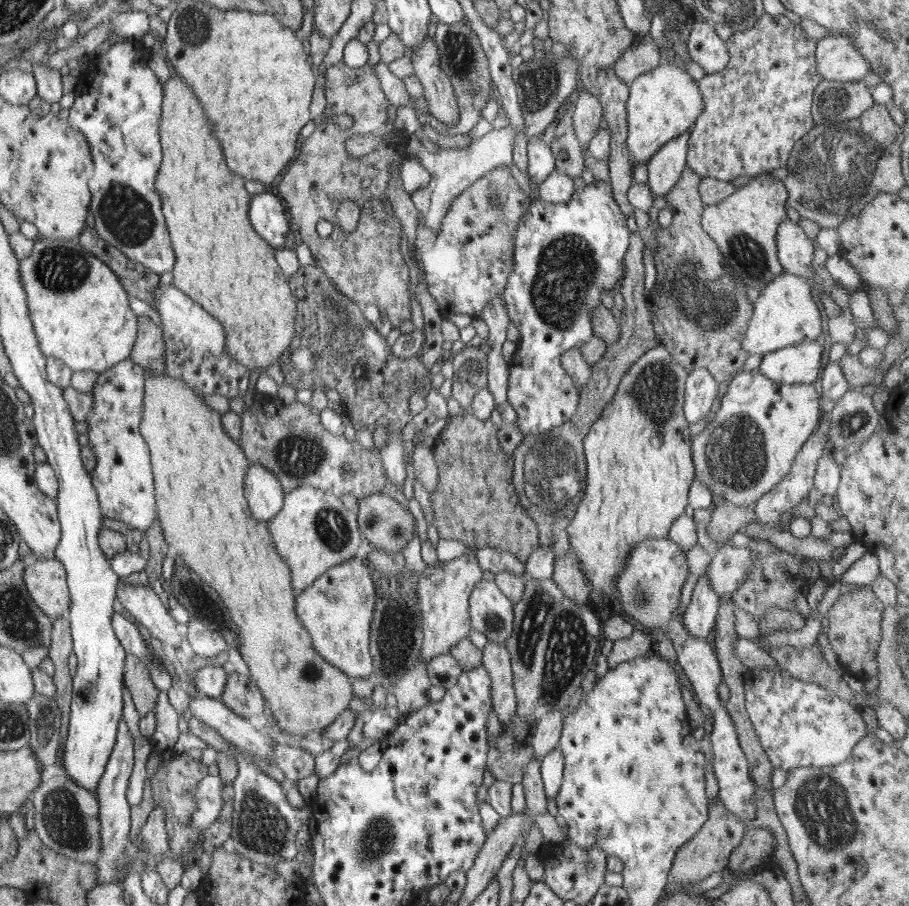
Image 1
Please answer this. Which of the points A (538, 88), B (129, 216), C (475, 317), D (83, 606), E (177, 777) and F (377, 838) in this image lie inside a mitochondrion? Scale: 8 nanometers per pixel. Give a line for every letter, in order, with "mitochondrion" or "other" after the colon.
A: mitochondrion
B: mitochondrion
C: other
D: other
E: other
F: mitochondrion

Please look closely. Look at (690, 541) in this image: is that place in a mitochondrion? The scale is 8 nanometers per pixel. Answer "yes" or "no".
no

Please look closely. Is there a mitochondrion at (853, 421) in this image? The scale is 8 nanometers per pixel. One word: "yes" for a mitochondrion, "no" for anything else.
yes

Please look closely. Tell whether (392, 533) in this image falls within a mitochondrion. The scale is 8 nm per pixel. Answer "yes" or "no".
yes

